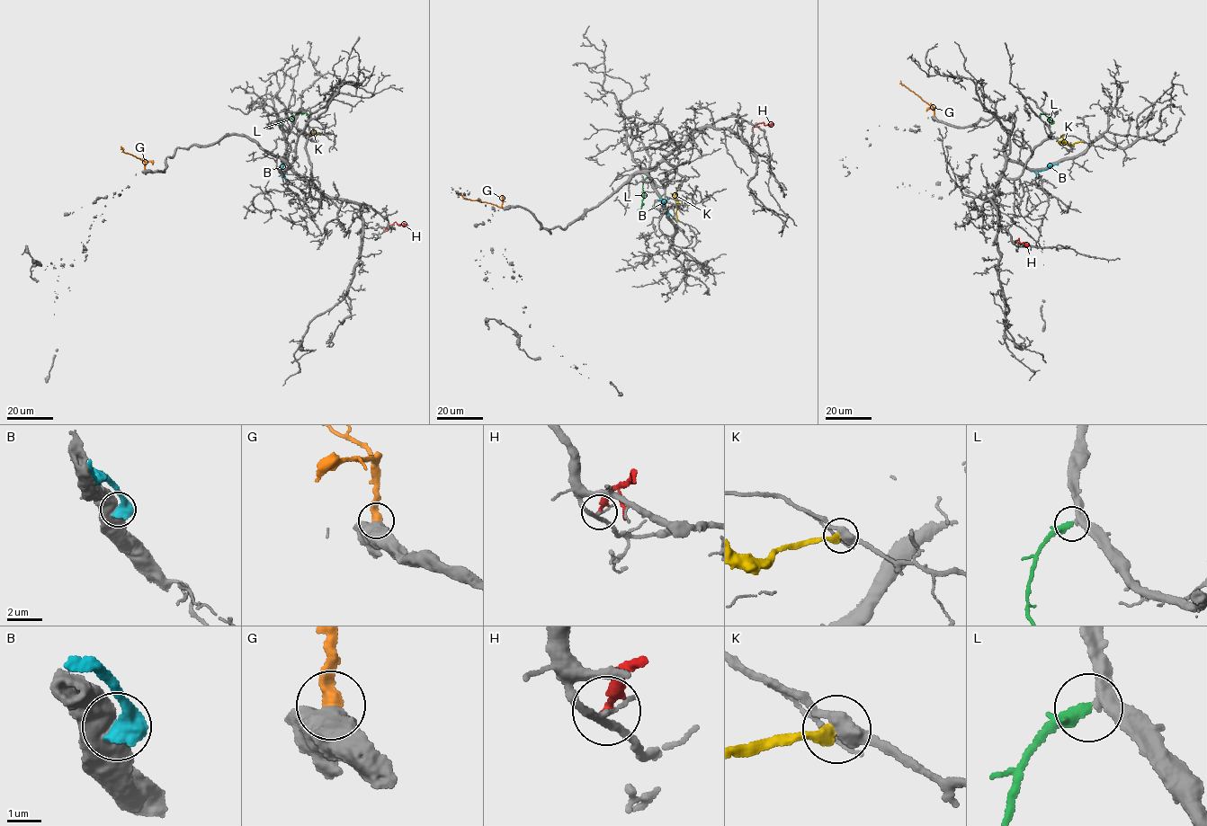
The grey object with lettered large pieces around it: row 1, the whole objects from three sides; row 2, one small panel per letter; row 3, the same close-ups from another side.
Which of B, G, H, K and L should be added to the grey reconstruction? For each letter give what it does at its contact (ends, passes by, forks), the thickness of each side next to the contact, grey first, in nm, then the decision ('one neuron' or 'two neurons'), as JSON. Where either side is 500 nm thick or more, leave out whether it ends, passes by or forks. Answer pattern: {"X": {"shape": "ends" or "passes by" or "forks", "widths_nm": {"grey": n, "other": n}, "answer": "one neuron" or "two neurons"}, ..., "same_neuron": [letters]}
{"B": {"widths_nm": {"grey": 600, "other": 600}, "answer": "two neurons"}, "G": {"widths_nm": {"grey": 800, "other": 420}, "answer": "two neurons"}, "H": {"shape": "ends", "widths_nm": {"grey": 200, "other": 200}, "answer": "two neurons"}, "K": {"shape": "ends", "widths_nm": {"grey": 400, "other": 380}, "answer": "two neurons"}, "L": {"shape": "ends", "widths_nm": {"grey": 360, "other": 400}, "answer": "one neuron"}, "same_neuron": ["L"]}

